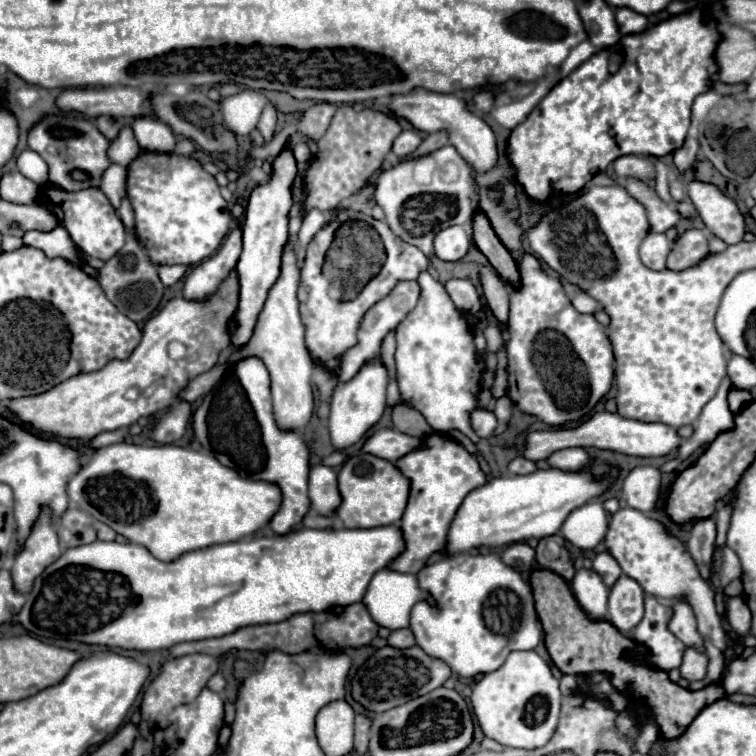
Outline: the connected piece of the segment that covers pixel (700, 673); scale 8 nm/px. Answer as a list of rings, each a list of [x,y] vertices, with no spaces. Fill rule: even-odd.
[[[686,648],[684,660],[682,660],[682,666],[680,666],[682,678],[686,678],[686,680],[704,680],[704,676],[706,676],[704,660],[706,660],[706,656],[702,652],[696,652],[694,648]]]

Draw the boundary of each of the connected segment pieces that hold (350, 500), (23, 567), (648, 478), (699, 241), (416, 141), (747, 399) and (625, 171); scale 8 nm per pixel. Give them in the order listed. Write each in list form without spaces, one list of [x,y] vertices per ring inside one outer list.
[[[366,452],[352,456],[342,466],[338,474],[338,486],[342,494],[342,506],[338,508],[336,516],[344,522],[344,528],[376,528],[400,522],[410,494],[410,480],[394,462]]]
[[[42,508],[38,522],[34,524],[24,550],[14,558],[12,564],[12,582],[14,590],[20,594],[28,594],[32,590],[34,580],[60,558],[62,550],[58,544],[58,536],[50,518],[50,510]]]
[[[638,466],[624,478],[624,498],[630,508],[640,512],[656,510],[660,500],[662,474],[650,466]]]
[[[686,230],[672,246],[672,252],[668,254],[668,270],[686,270],[696,266],[700,260],[708,256],[708,242],[706,234],[702,230]]]
[[[404,130],[396,140],[394,140],[394,146],[392,146],[392,154],[394,156],[408,156],[410,152],[414,152],[418,146],[420,146],[422,138],[418,132],[412,132],[412,130]]]
[[[730,388],[730,392],[728,392],[728,404],[730,404],[730,410],[734,412],[734,414],[738,414],[744,406],[748,406],[752,402],[752,396],[750,396],[750,392],[748,390],[738,390],[738,388]]]
[[[630,155],[620,156],[612,162],[616,176],[620,178],[640,178],[640,180],[648,180],[648,172],[654,172],[652,164],[646,158],[640,156]]]

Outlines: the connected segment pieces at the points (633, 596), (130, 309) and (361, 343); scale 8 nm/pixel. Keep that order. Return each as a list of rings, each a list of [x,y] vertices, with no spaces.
[[[622,576],[610,590],[608,622],[620,632],[632,630],[644,616],[644,590],[636,580]]]
[[[126,232],[126,242],[118,254],[114,254],[110,260],[104,262],[104,266],[98,270],[98,282],[106,294],[106,298],[130,320],[142,324],[150,318],[150,314],[158,308],[162,296],[164,296],[164,284],[158,278],[158,270],[152,266],[148,256],[144,254],[142,260],[142,244],[134,238],[134,234]]]
[[[402,280],[402,282],[398,282],[398,284],[394,286],[394,290],[392,290],[388,296],[384,296],[382,300],[378,300],[378,302],[364,314],[364,318],[362,318],[362,322],[360,322],[360,328],[358,328],[358,342],[356,342],[356,346],[348,348],[348,350],[342,354],[342,358],[340,358],[340,368],[338,368],[338,378],[340,378],[340,382],[352,380],[364,364],[368,364],[368,362],[378,362],[378,360],[380,360],[380,352],[382,352],[380,348],[382,348],[384,336],[400,324],[400,320],[416,306],[418,298],[420,298],[420,286],[416,284],[416,280],[408,280],[408,282]]]

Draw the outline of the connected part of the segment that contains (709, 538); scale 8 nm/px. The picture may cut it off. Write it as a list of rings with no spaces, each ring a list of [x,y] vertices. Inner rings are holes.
[[[710,516],[710,518],[700,518],[694,524],[694,528],[690,532],[690,540],[688,540],[688,550],[704,580],[708,580],[708,576],[710,576],[714,538],[716,538],[716,520]]]

